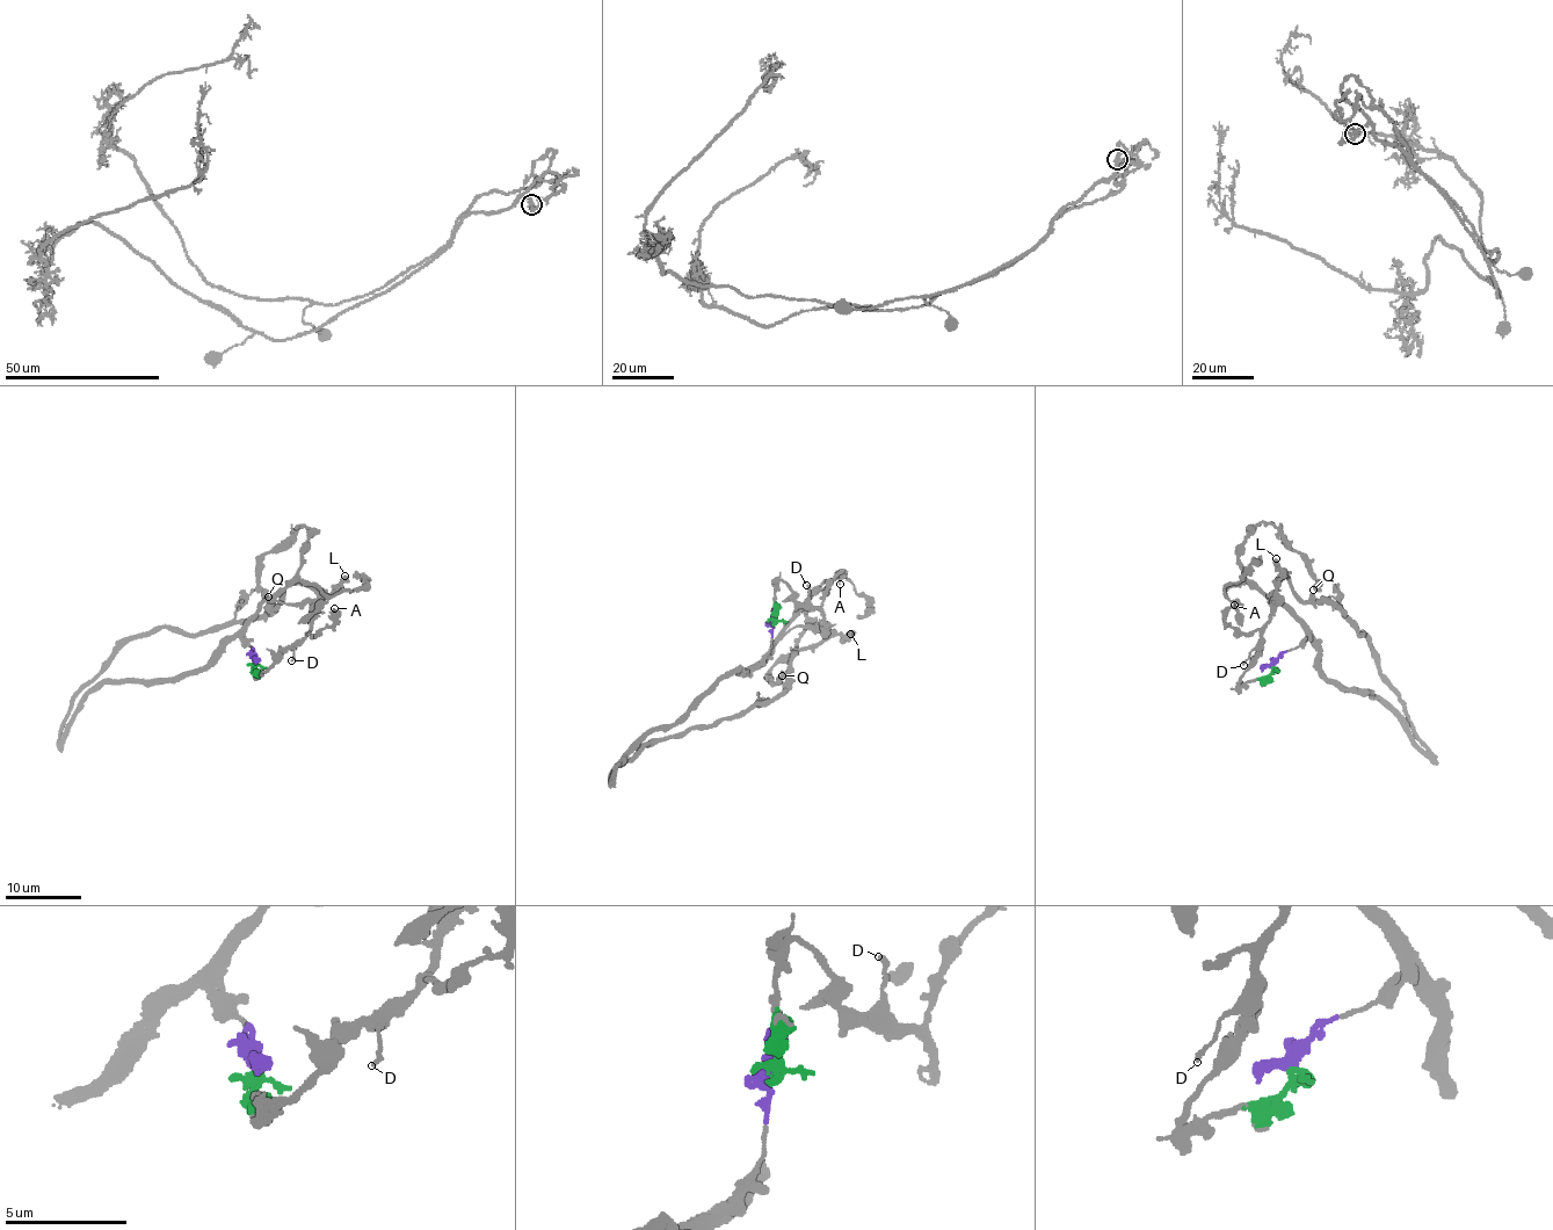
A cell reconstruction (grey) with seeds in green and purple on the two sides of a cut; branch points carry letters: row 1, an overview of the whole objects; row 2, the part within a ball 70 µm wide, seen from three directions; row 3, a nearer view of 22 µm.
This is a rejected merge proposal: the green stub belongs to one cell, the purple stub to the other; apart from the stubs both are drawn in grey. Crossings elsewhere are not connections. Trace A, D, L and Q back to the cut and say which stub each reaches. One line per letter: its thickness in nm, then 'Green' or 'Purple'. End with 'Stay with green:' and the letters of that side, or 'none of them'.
A: Thickness 170 nm. Green
D: Thickness 160 nm. Green
L: Thickness 480 nm. Green
Q: Thickness 550 nm. Purple
Stay with green: A, D, L

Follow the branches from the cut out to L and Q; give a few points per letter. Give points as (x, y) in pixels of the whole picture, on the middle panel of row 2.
L: (775, 620), (775, 594), (779, 581), (797, 600), (818, 608), (826, 626), (851, 635)
Q: (775, 620), (762, 661), (803, 606), (806, 630), (797, 648), (769, 673), (773, 680), (782, 675)

